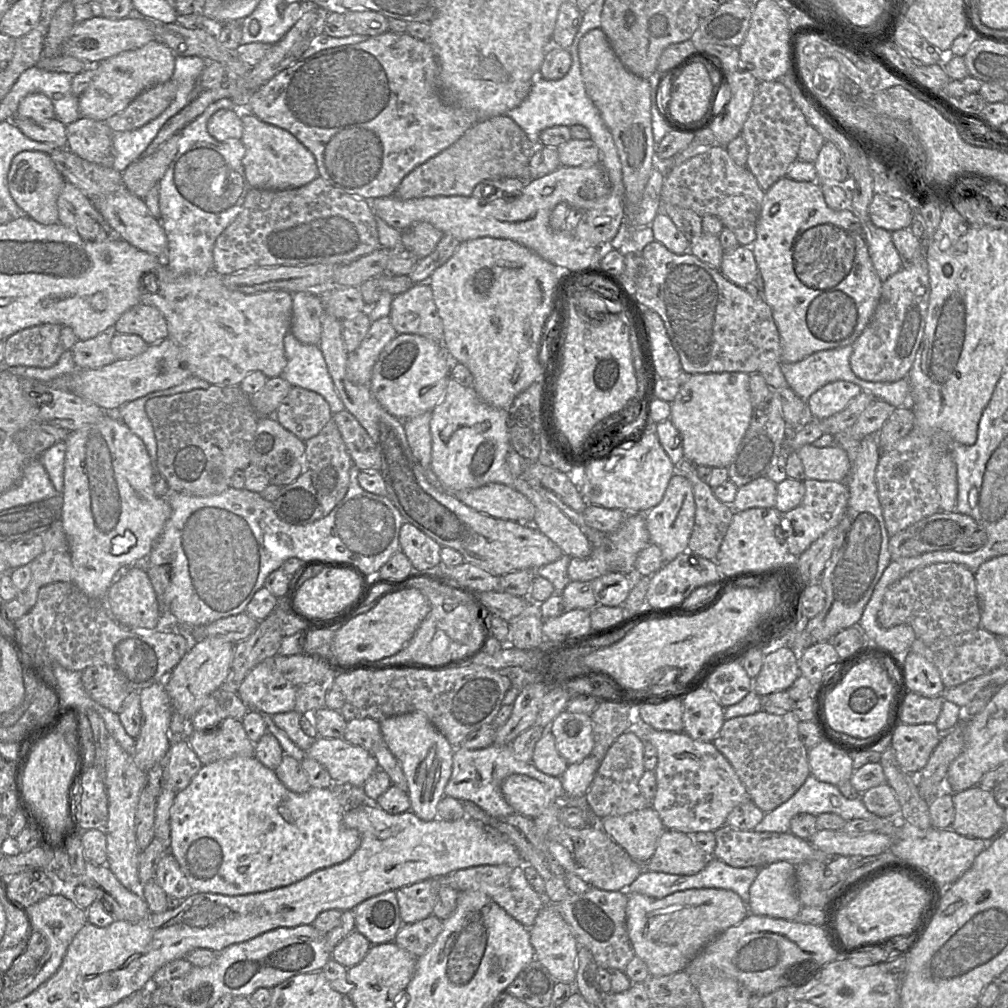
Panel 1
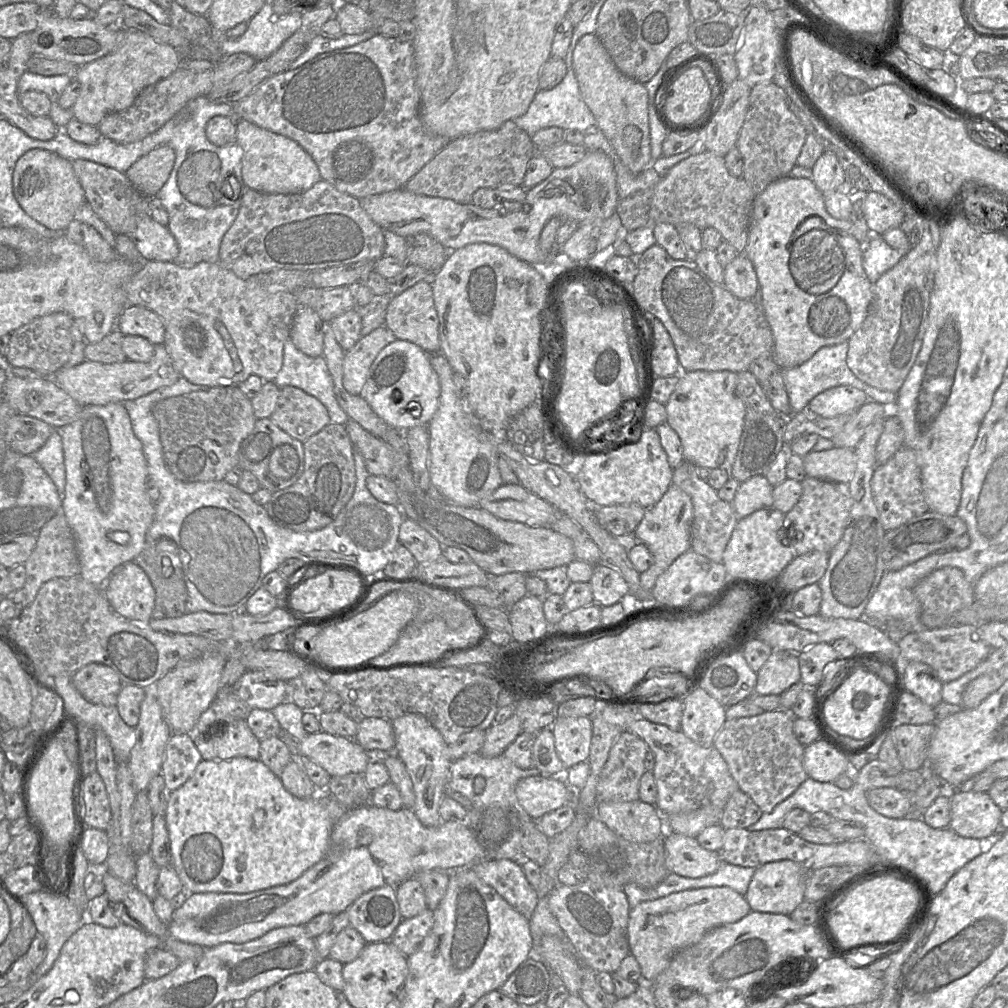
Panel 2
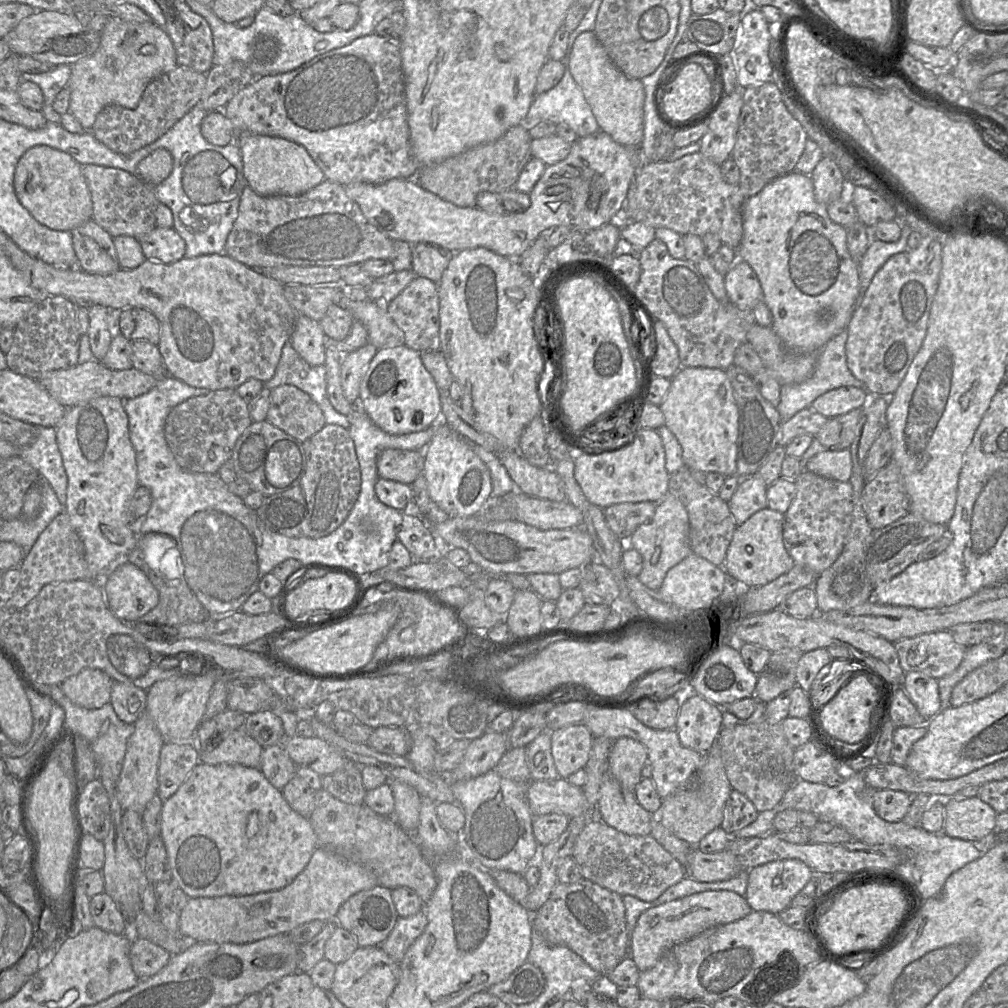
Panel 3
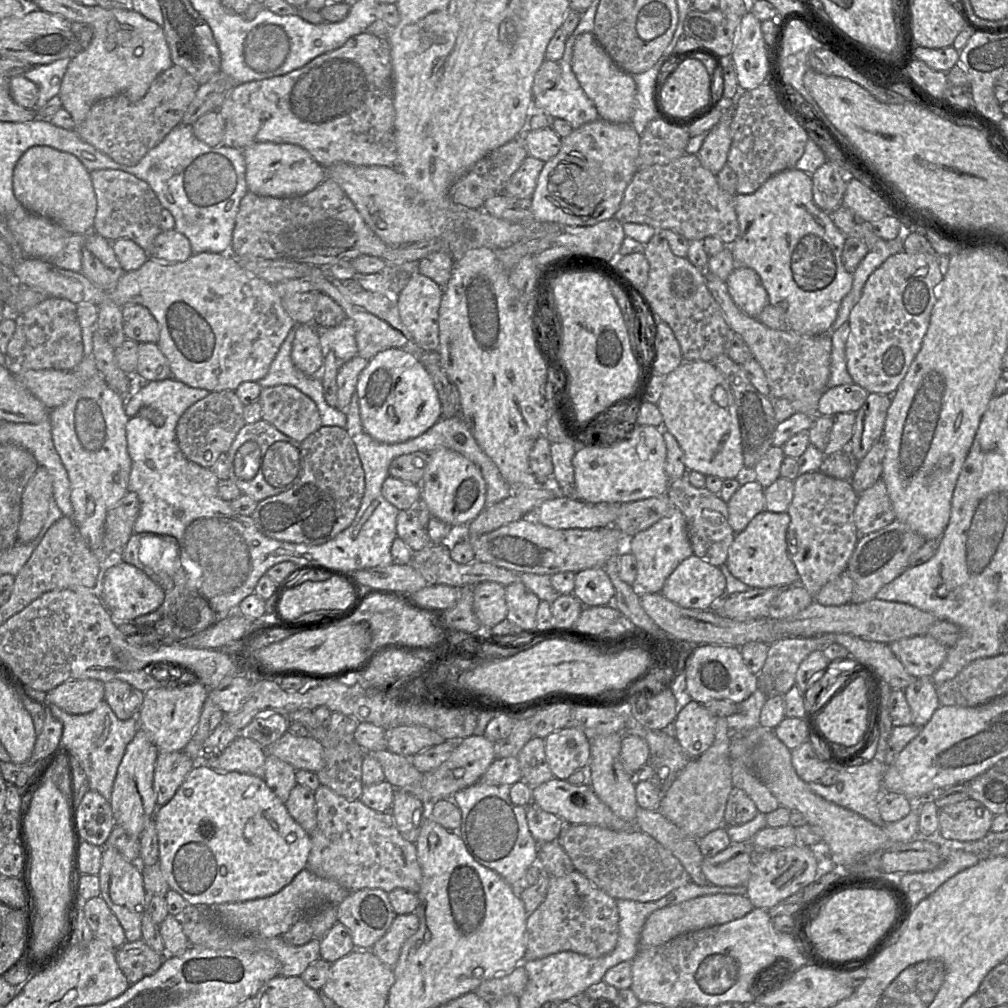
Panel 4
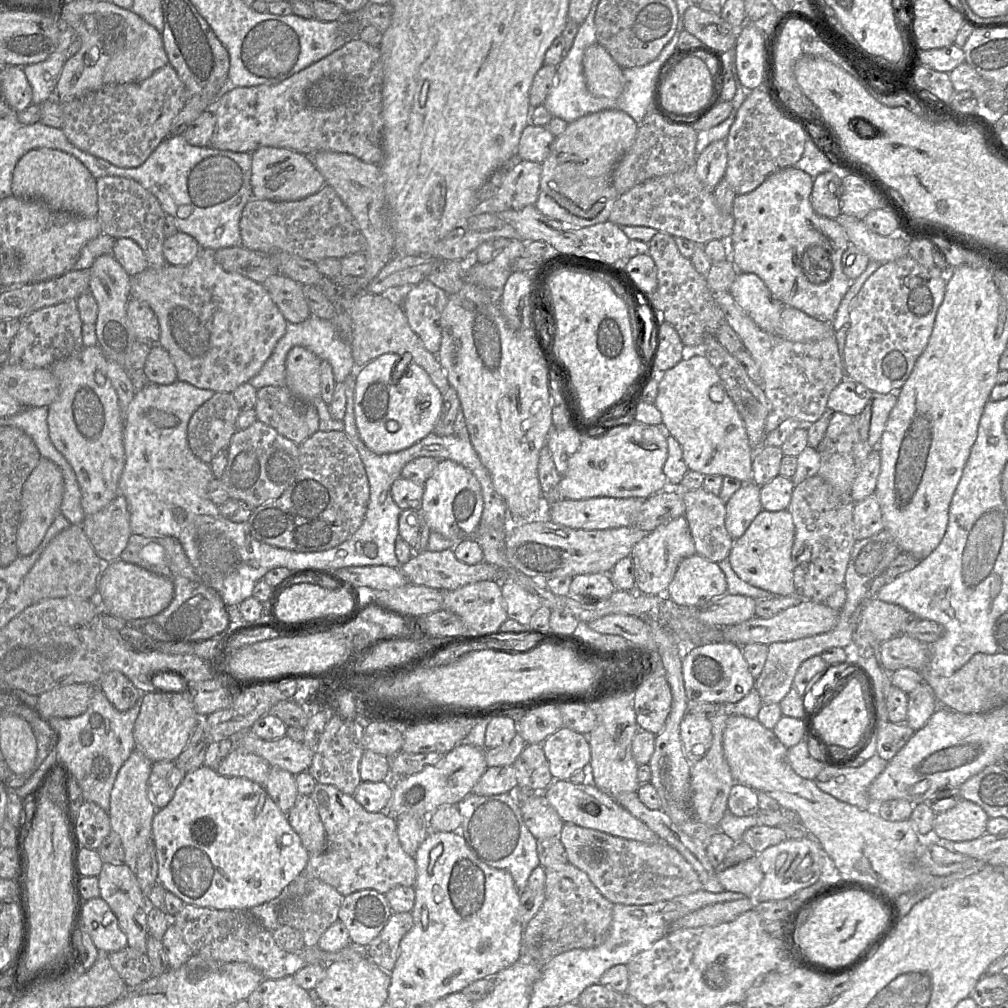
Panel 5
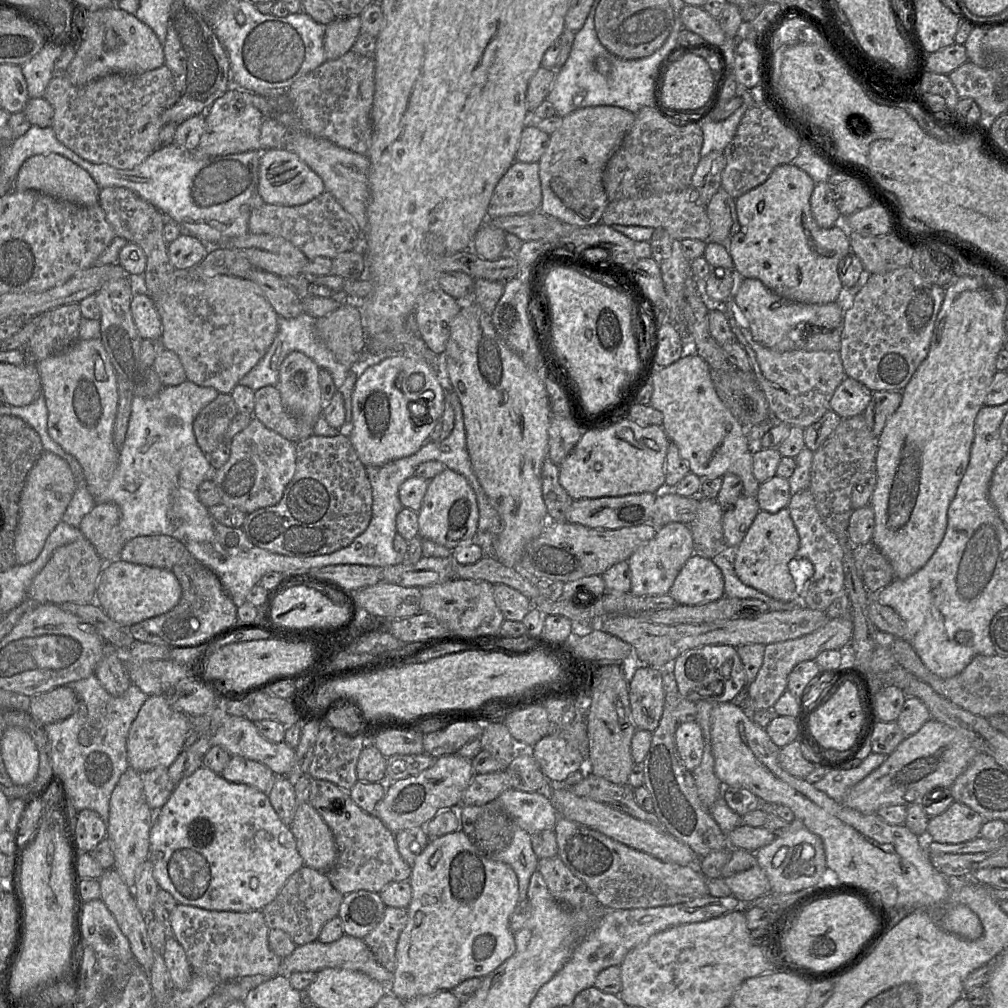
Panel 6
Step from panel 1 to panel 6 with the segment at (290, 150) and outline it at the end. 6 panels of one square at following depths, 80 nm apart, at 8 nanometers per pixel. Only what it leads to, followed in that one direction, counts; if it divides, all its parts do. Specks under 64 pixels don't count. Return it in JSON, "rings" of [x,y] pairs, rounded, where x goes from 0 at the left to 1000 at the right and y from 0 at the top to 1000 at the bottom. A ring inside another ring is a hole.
{"rings":[[[269,147],[259,151],[256,190],[266,202],[292,204],[307,200],[322,189],[317,175],[285,147]]]}

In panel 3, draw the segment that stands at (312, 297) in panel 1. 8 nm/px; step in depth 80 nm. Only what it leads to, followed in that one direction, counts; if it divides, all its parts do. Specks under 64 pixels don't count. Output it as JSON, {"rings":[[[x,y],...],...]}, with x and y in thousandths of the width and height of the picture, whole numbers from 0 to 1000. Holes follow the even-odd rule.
{"rings":[[[297,313],[289,333],[291,346],[309,363],[322,360],[323,335],[316,318]]]}

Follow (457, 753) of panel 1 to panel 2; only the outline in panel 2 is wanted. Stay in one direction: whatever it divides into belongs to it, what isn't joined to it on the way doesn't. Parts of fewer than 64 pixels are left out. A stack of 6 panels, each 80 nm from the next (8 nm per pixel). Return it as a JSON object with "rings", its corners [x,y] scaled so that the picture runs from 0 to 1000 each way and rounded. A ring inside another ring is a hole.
{"rings":[[[470,747],[448,755],[444,781],[466,794],[468,804],[462,814],[479,840],[484,851],[504,852],[517,856],[520,846],[517,839],[519,816],[529,813],[516,799],[511,782],[513,777],[525,770],[538,770],[532,762],[517,763],[499,748],[483,752],[476,747]],[[477,770],[481,774],[481,782],[477,788],[470,786],[470,774]]]}

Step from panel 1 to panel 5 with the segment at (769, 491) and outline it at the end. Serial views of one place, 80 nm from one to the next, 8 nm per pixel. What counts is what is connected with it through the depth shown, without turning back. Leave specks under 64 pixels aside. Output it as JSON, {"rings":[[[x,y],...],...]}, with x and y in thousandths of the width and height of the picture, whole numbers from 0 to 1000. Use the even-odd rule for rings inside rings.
{"rings":[[[736,479],[720,499],[719,522],[724,532],[728,536],[734,534],[756,506],[754,482]]]}

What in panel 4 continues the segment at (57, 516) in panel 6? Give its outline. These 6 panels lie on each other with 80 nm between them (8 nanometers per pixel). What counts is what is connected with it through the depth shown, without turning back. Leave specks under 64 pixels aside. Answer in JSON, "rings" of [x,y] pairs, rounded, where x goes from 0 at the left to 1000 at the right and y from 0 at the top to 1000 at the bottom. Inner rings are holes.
{"rings":[[[38,462],[22,490],[18,537],[29,539],[40,529],[53,493],[52,475],[46,464]]]}

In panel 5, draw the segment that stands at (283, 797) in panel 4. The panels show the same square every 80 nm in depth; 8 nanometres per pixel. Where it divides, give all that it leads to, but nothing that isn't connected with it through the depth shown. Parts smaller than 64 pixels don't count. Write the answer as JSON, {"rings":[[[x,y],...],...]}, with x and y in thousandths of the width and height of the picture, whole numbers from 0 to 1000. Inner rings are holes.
{"rings":[[[269,760],[263,783],[279,805],[285,809],[296,790],[293,769],[276,760]]]}

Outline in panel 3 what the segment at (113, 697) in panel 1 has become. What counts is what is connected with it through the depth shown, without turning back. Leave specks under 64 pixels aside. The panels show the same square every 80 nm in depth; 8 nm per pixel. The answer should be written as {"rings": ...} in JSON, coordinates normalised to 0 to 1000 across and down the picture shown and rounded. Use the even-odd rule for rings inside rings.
{"rings":[[[84,663],[61,678],[61,685],[74,699],[98,703],[109,697],[113,675],[98,664]]]}

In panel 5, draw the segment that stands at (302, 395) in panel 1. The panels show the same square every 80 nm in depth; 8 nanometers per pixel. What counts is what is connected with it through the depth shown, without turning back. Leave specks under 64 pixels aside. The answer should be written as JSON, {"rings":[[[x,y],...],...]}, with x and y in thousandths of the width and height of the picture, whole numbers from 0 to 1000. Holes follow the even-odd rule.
{"rings":[[[284,383],[255,387],[252,404],[255,417],[297,441],[316,427],[313,403],[292,393]]]}

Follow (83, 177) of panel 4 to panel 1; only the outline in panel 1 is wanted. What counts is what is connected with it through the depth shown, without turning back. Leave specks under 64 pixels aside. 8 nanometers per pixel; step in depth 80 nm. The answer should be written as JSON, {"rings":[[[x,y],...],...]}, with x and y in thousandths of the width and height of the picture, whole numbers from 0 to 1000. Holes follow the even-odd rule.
{"rings":[[[22,150],[14,155],[8,171],[8,186],[16,202],[35,219],[44,223],[59,220],[58,194],[65,179],[57,169],[50,154],[38,150]]]}

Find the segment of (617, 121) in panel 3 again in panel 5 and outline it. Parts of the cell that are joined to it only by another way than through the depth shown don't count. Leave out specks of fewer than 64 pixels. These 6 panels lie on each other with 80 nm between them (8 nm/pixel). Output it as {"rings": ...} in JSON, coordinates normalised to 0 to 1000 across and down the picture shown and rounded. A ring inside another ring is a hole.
{"rings":[[[594,43],[580,49],[577,64],[582,88],[588,95],[612,98],[617,93],[618,67]]]}

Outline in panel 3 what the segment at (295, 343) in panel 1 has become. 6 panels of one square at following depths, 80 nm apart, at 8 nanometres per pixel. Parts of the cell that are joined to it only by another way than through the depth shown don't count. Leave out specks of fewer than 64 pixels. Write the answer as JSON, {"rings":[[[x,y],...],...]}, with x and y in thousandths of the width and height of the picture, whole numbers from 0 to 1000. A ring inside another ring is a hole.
{"rings":[[[289,336],[280,346],[272,373],[262,380],[262,384],[269,387],[284,381],[304,389],[318,405],[324,421],[347,424],[345,414],[332,407],[325,395],[322,362],[307,362],[291,346]]]}

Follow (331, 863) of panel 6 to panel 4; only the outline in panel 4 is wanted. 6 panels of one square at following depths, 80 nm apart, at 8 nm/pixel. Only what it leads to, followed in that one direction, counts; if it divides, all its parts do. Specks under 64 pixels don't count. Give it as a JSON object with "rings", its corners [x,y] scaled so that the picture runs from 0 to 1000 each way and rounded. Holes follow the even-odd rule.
{"rings":[[[295,778],[288,786],[283,797],[287,808],[299,818],[299,820],[309,827],[314,819],[314,804],[312,785]]]}

